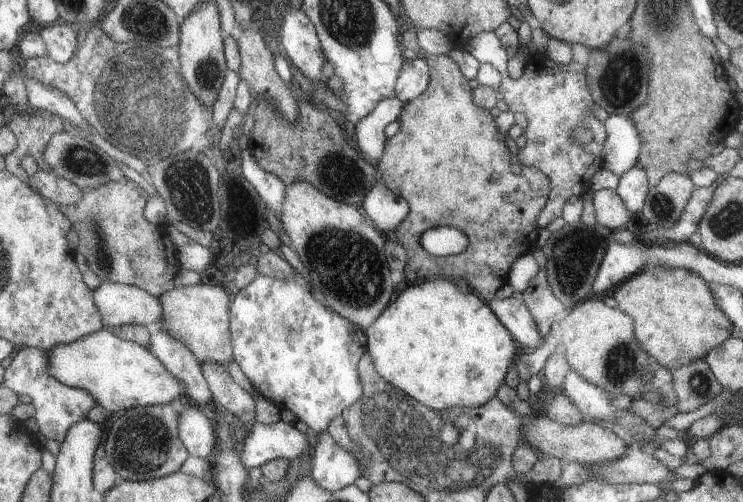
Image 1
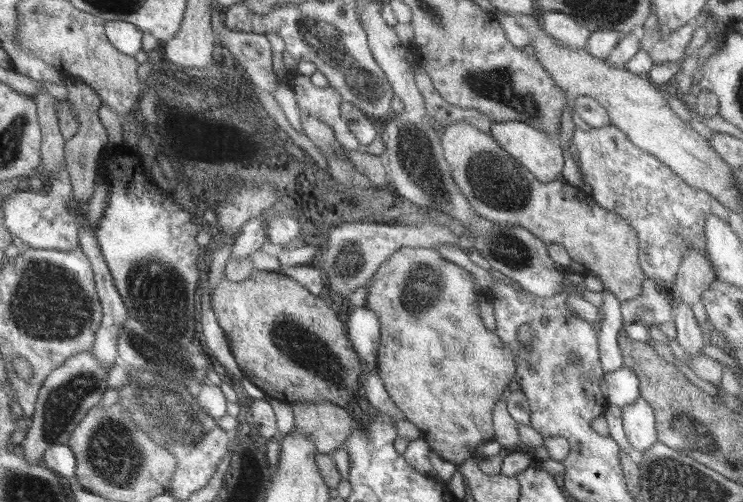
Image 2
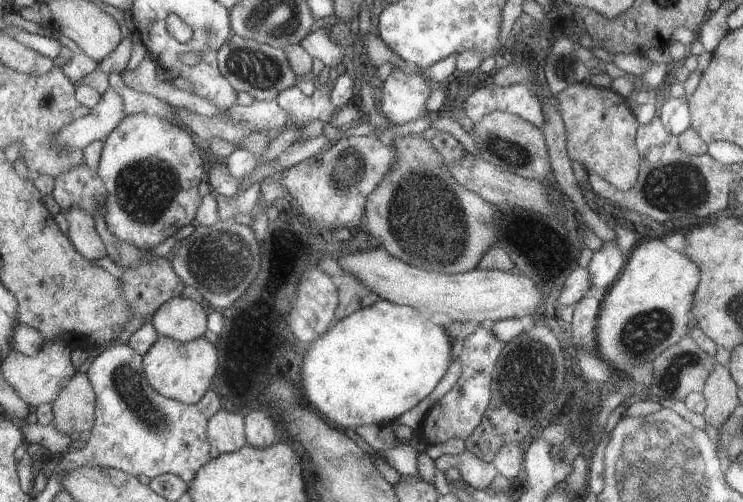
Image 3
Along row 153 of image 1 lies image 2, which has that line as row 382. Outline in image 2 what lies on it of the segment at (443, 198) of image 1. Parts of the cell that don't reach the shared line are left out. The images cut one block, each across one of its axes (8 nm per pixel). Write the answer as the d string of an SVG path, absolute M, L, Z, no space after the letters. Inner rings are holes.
M402 247L370 280L364 304L378 315L381 341L377 369L390 399L406 419L418 427L421 437L441 458L461 465L484 440L494 440L494 407L516 374L514 350L494 332L486 330L478 314L478 294L466 270L440 255L435 248Z

